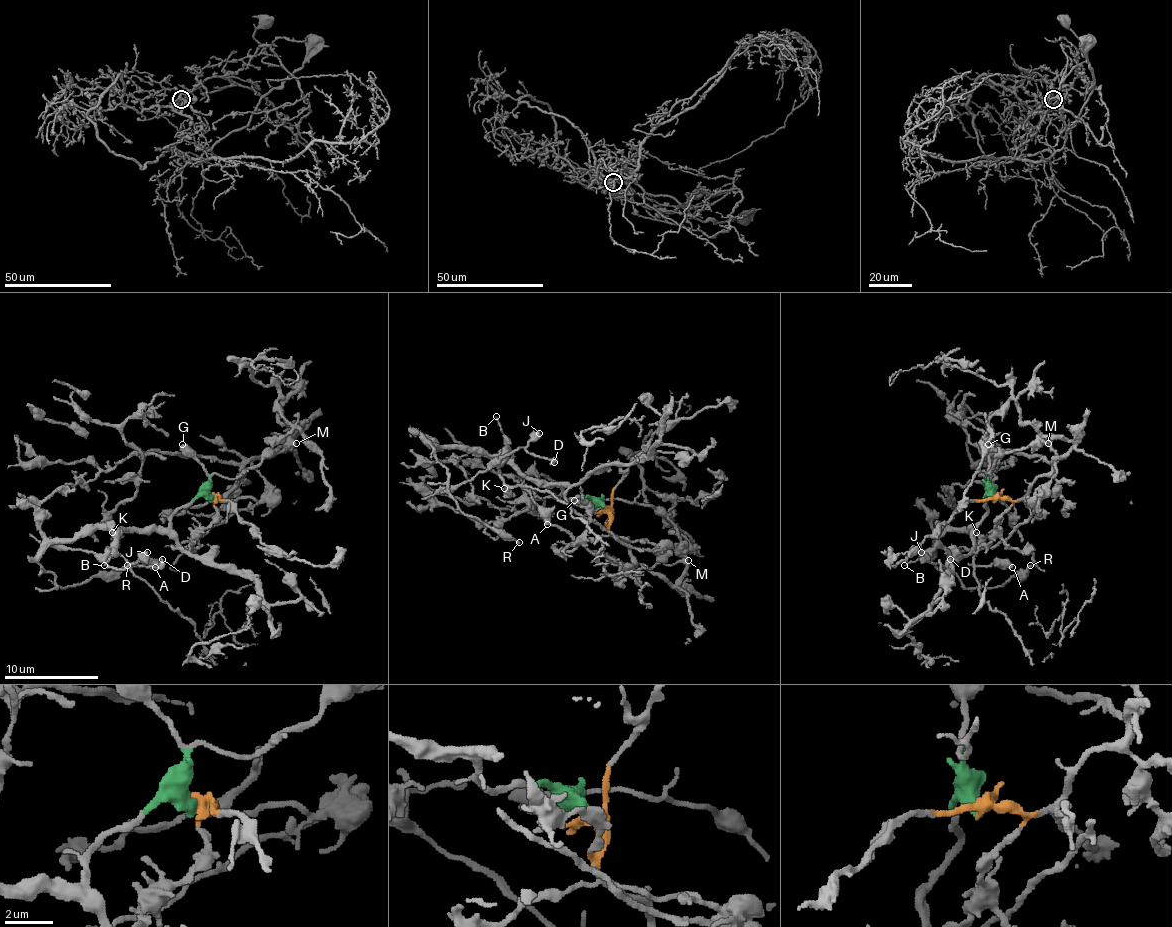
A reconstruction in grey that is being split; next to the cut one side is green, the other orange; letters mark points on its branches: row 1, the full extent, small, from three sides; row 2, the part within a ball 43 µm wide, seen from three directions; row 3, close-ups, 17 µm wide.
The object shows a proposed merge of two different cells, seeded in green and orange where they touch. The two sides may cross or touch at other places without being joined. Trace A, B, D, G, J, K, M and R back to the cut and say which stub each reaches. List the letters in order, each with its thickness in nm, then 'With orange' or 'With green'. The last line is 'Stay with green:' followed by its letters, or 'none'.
A: Thickness 500 nm. With green
B: Thickness 110 nm. With green
D: Thickness 480 nm. With green
G: Thickness 600 nm. With green
J: Thickness 550 nm. With green
K: Thickness 280 nm. With green
M: Thickness 200 nm. With green
R: Thickness 190 nm. With green
Stay with green: A, B, D, G, J, K, M, R

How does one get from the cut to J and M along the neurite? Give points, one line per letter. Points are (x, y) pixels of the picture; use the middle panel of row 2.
J: (604, 505), (585, 498), (567, 498), (557, 486), (534, 484), (506, 451), (498, 460), (517, 451), (538, 432)
M: (604, 505), (602, 500), (607, 498), (654, 505), (675, 526), (679, 552), (689, 559)

